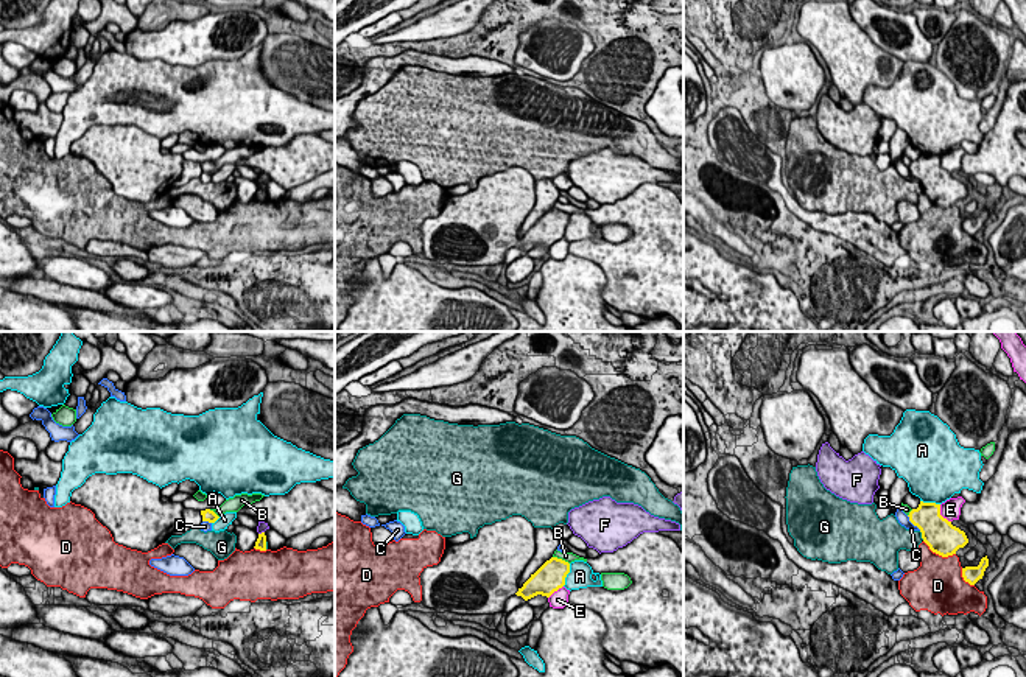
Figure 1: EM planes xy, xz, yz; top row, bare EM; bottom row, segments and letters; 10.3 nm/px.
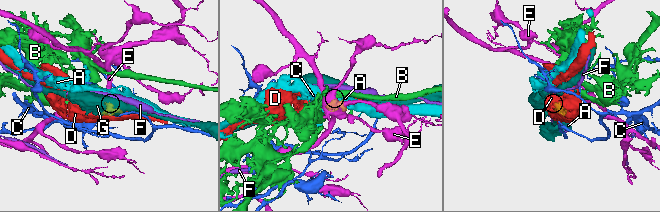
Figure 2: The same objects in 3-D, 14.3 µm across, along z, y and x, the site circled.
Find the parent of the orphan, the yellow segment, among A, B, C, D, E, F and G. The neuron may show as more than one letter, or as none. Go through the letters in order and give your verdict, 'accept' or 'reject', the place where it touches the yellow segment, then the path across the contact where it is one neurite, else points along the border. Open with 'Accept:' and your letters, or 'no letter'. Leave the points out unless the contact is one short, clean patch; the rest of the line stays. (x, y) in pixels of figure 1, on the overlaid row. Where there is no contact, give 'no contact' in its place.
Accept: no letter
A: reject | xz (567, 573)
B: reject | xz (561, 559) | along xz (553, 556), (569, 564)
C: reject | yz (913, 523)
D: reject | yz (939, 554)
E: reject | yz (939, 514)
F: reject | xy (262, 533) | along xy (263, 531), (259, 534)
G: reject | yz (922, 536)

